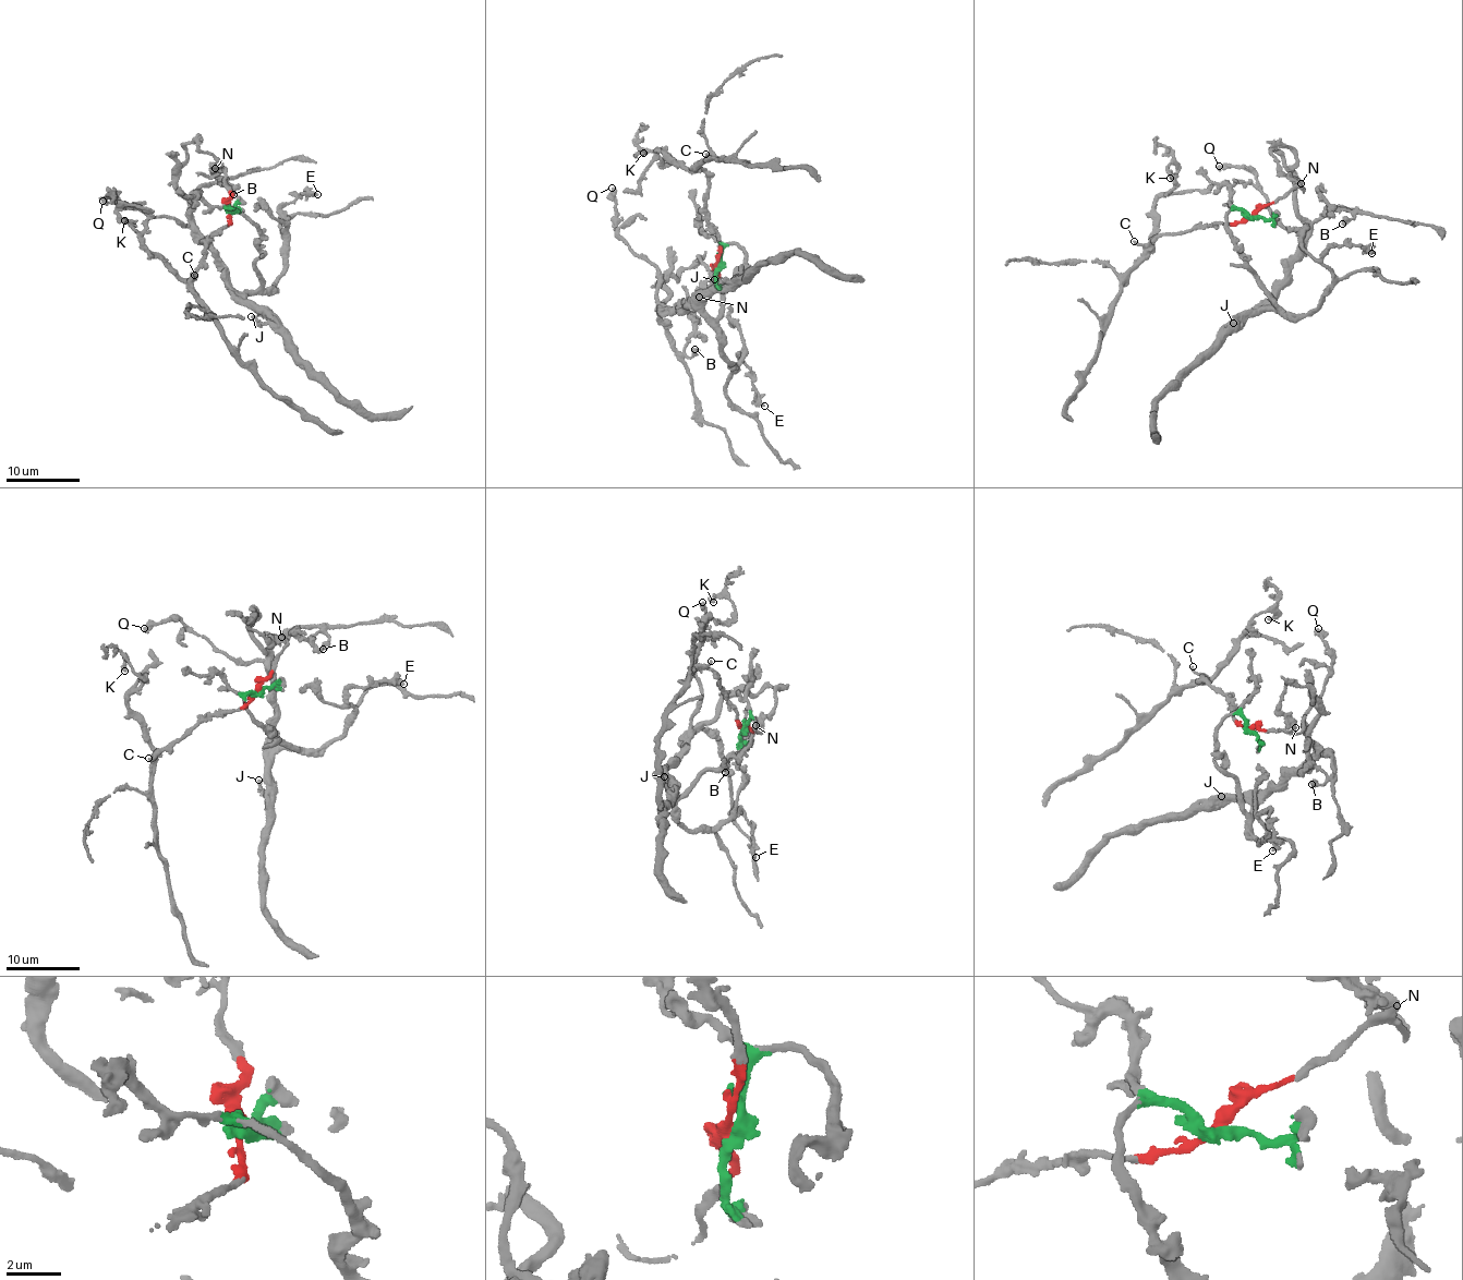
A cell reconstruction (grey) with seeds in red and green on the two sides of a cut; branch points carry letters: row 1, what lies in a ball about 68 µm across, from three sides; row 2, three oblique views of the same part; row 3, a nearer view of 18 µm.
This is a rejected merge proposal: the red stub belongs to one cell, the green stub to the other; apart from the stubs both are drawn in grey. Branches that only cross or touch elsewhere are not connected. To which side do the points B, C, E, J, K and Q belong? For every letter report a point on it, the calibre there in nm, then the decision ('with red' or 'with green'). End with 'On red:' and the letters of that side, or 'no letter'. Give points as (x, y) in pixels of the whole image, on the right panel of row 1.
B: (1342, 224) | 280 nm | with green
C: (1134, 241) | 150 nm | with red
E: (1371, 253) | 240 nm | with green
J: (1233, 323) | 180 nm | with green
K: (1170, 178) | 280 nm | with red
Q: (1219, 166) | 280 nm | with green
On red: C, K

